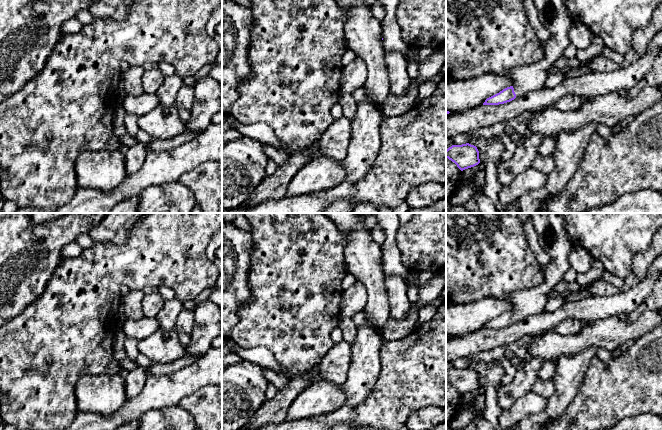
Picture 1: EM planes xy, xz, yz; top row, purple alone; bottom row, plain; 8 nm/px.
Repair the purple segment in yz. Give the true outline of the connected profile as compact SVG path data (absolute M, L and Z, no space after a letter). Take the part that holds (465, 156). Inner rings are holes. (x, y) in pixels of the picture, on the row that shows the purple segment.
M469 143L452 145L446 150L446 158L454 162L461 171L480 163L477 147Z

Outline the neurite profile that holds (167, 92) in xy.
M176 73L165 77L164 81L155 92L160 104L164 106L175 106L177 93L183 84L183 78L178 76Z

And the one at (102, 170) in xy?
M124 150L85 151L75 161L75 173L79 187L111 191L127 176Z

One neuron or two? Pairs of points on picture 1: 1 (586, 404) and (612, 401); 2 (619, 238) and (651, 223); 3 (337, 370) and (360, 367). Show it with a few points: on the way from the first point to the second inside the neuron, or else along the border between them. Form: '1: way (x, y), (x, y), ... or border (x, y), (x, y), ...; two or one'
1: way (592, 404), (606, 401); one
2: way (627, 230), (634, 223), (643, 223); one
3: border (351, 346), (351, 363), (347, 378), (341, 385); two

